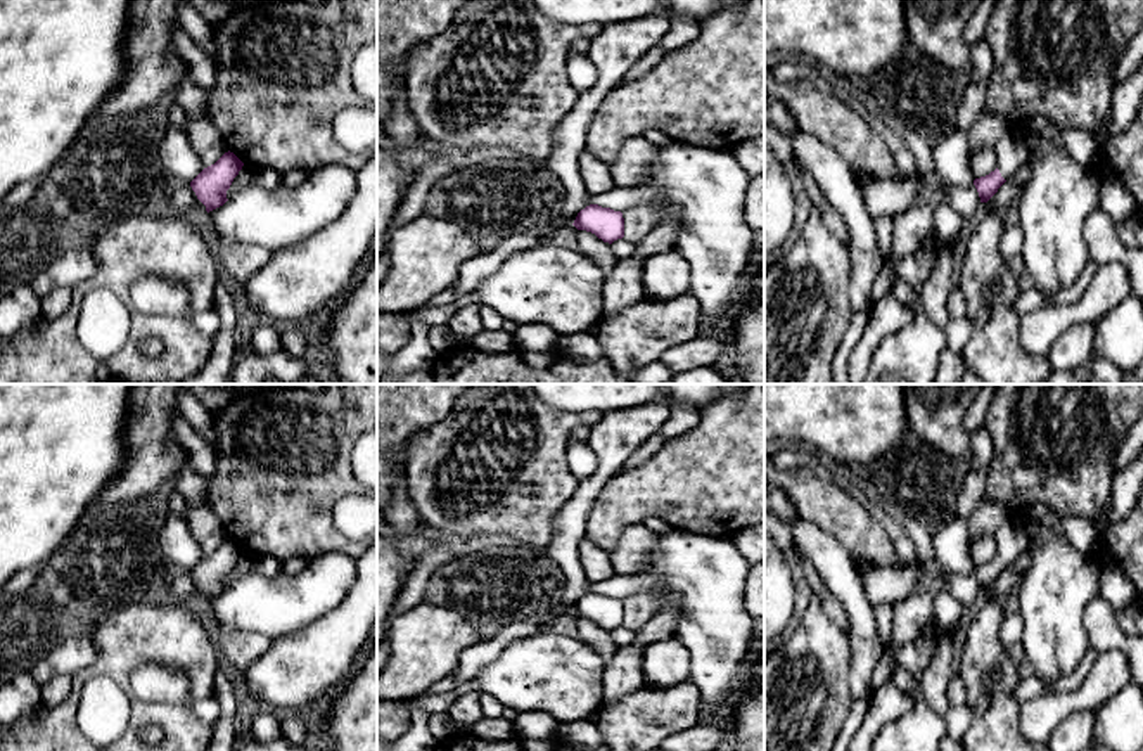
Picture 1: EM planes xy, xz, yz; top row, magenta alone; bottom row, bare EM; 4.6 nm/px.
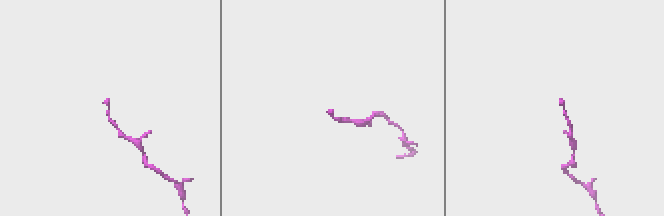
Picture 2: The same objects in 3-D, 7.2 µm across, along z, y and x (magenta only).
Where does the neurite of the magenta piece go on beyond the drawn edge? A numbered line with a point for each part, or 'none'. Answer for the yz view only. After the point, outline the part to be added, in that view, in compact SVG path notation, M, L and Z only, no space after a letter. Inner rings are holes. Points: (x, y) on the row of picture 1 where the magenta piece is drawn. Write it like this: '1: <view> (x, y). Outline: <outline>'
1: yz (1012, 154). Outline: M1008 130L994 145L998 170L1005 180L1012 178L1029 159L1024 135L1018 130Z

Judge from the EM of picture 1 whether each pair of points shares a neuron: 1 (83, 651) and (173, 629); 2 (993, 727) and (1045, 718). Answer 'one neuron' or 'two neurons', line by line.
1: two neurons
2: two neurons

